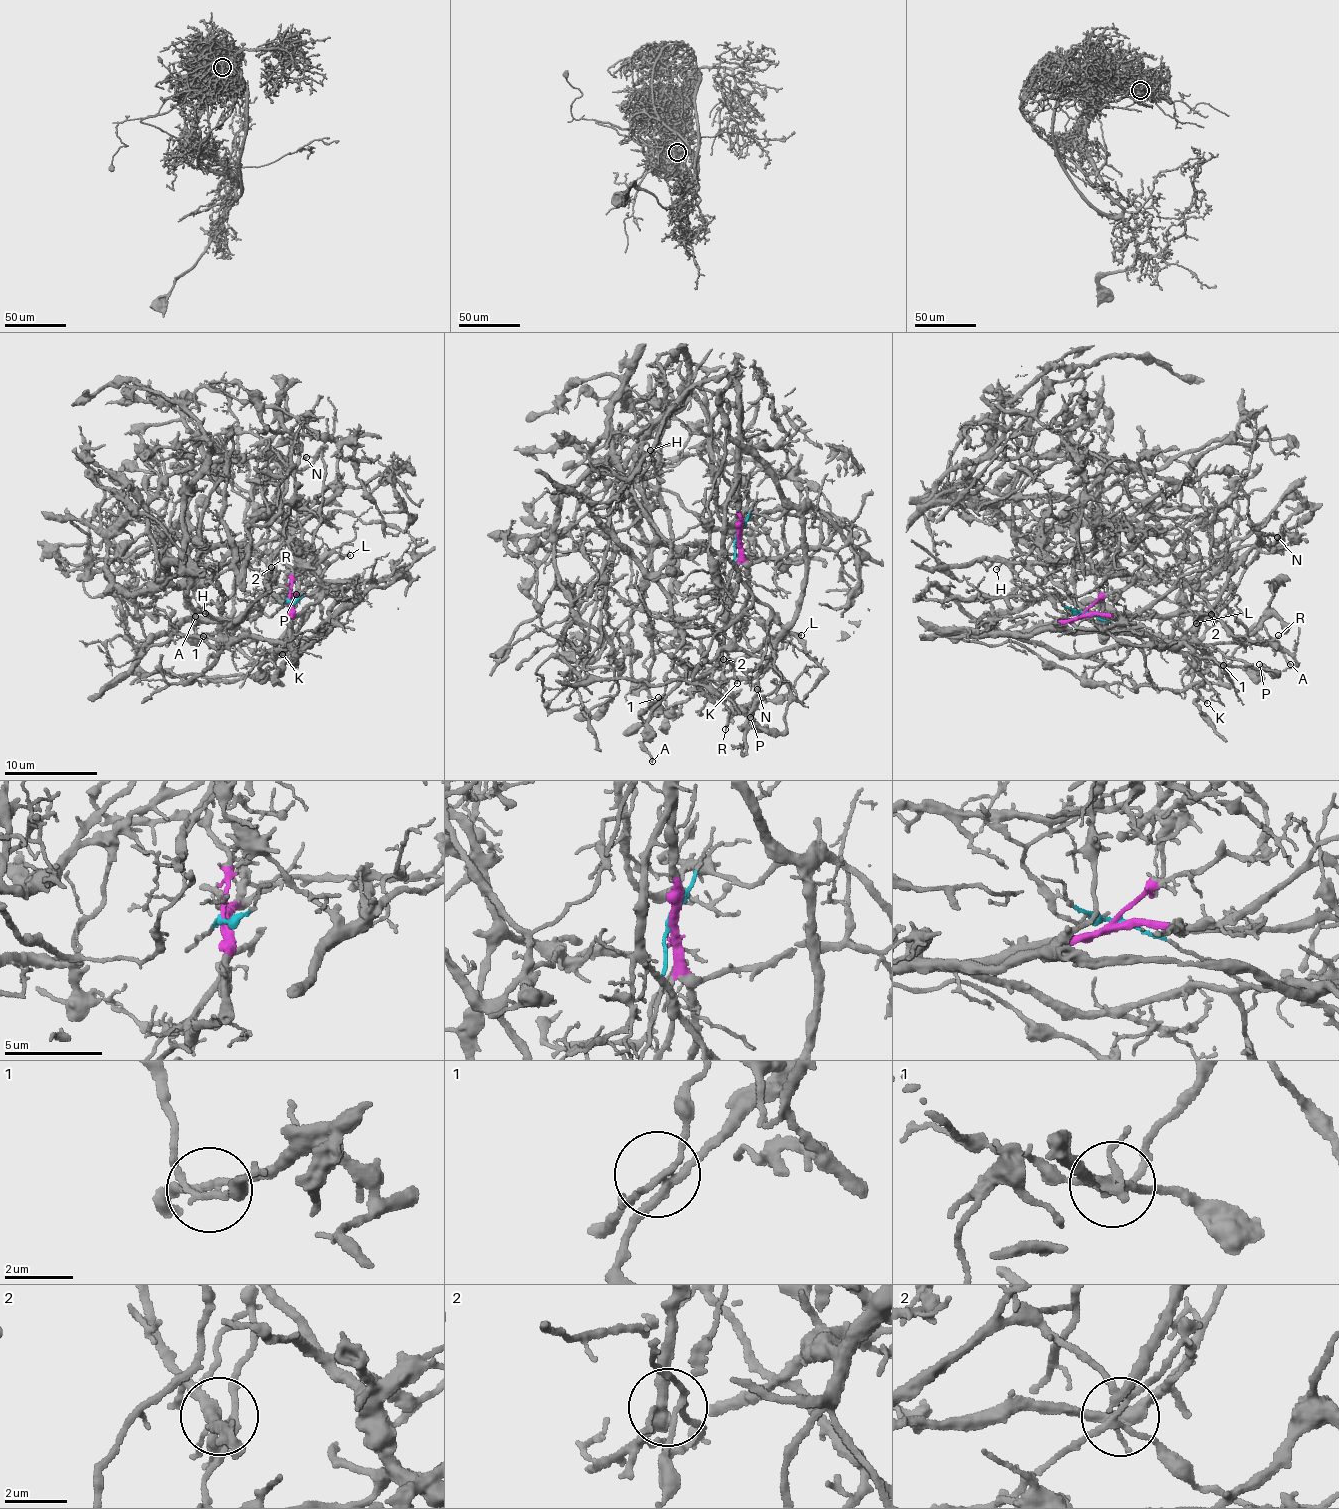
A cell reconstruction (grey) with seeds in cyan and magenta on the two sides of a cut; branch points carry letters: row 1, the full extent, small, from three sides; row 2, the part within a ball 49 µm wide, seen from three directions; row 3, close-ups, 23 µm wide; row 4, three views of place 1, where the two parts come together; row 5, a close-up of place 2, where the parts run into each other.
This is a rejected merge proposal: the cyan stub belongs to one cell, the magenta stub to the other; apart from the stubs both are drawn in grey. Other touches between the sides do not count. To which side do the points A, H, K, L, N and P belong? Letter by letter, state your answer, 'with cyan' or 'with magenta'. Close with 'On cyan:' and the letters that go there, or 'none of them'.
A: with cyan
H: with cyan
K: with magenta
L: with magenta
N: with magenta
P: with magenta
On cyan: A, H

